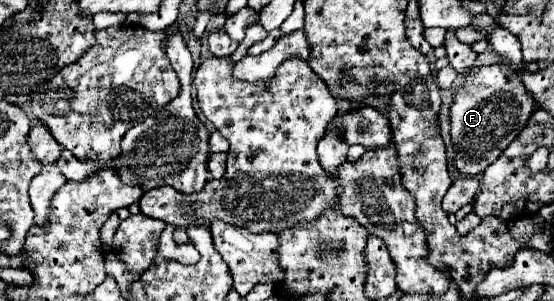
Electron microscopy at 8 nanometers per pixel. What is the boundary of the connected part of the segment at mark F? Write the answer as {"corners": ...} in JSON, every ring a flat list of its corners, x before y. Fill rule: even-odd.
{"corners":[[493,64,475,68,465,76,465,82,455,92,451,106,451,138,453,164,463,176,477,176,517,138,529,114,537,108,531,94,527,94,519,74,507,64]]}

